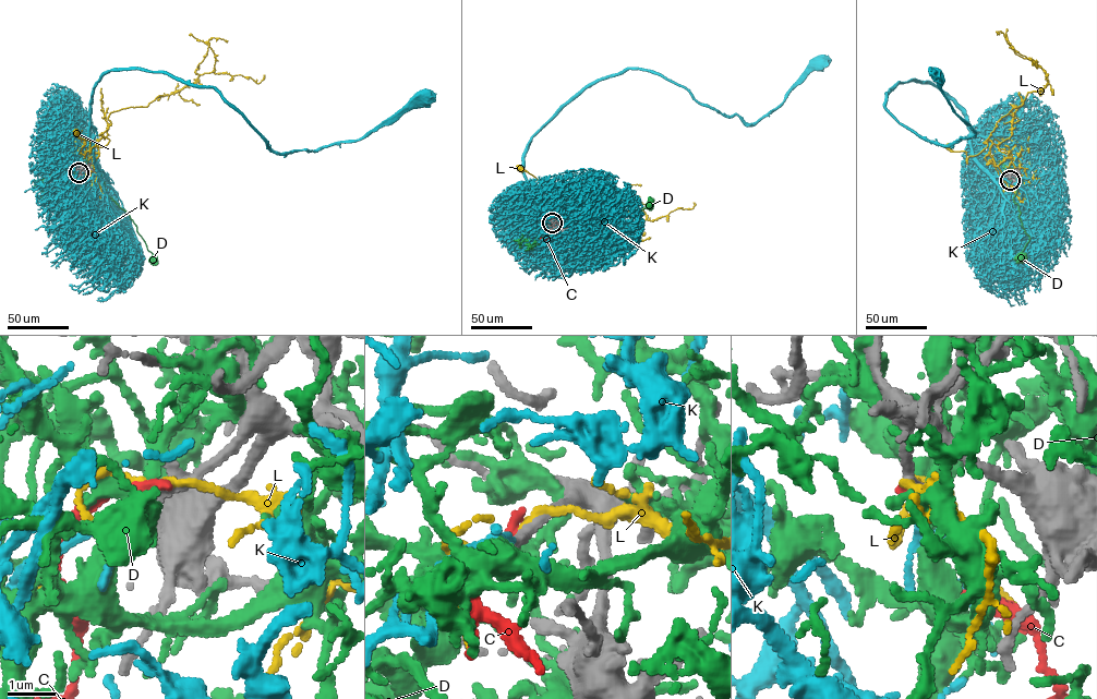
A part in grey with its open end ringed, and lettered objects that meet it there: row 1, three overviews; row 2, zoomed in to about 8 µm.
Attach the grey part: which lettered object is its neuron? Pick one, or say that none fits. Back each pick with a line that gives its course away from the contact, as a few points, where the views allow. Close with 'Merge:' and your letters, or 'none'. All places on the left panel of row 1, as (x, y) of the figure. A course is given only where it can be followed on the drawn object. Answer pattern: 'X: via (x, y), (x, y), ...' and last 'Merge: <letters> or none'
K: via (79, 172), (100, 175), (91, 105), (110, 71), (165, 71), (213, 87), (280, 153), (354, 142), (422, 97)
Merge: K

